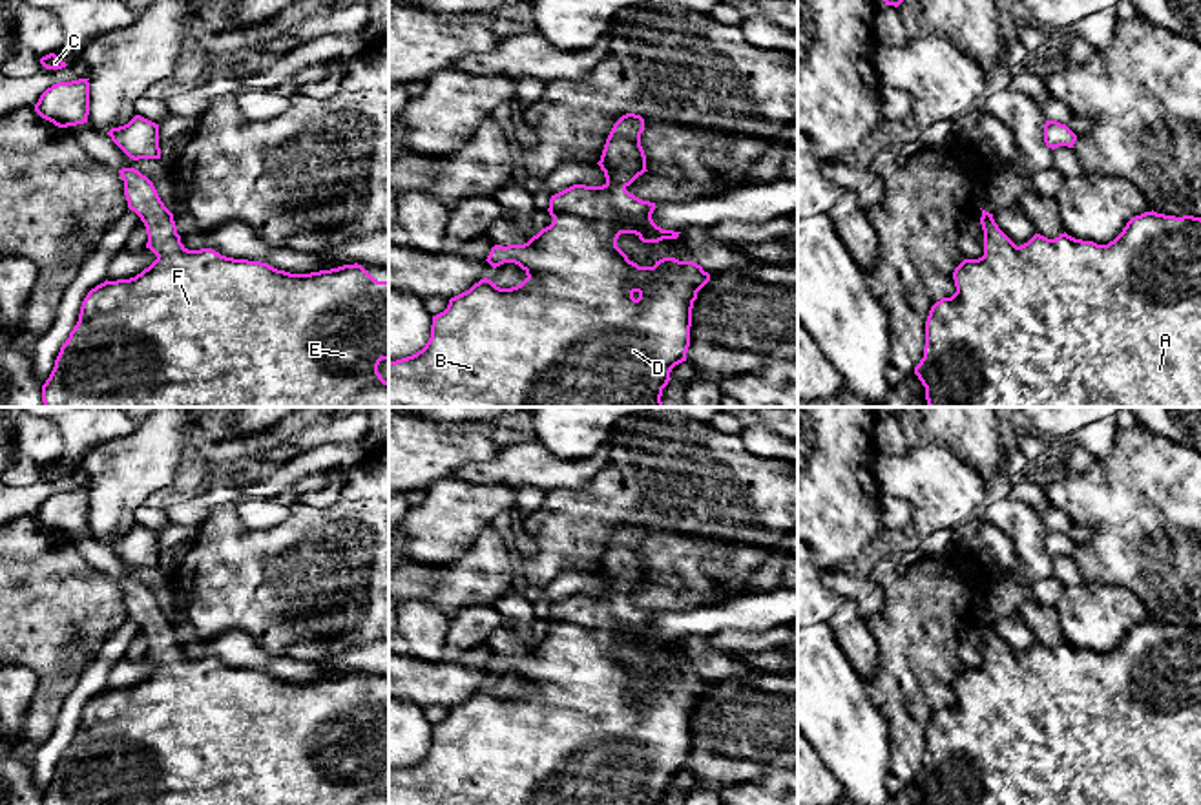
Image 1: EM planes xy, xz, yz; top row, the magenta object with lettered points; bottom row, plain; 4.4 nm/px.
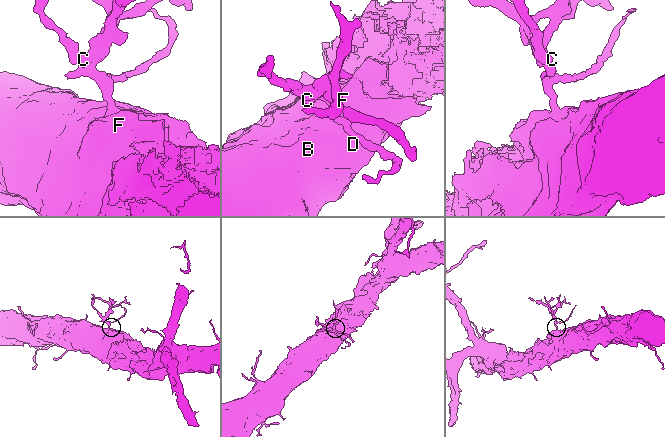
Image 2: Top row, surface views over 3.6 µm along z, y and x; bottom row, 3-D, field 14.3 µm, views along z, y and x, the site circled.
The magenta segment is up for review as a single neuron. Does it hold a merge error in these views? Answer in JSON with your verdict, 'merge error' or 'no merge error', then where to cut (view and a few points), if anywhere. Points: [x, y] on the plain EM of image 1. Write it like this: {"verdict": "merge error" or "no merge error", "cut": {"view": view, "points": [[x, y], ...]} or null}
{"verdict": "no merge error", "cut": null}

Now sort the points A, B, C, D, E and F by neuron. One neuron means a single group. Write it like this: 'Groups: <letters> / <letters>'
Groups: A B C D E F

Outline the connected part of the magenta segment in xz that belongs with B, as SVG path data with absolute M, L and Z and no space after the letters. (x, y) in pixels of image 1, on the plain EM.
M635 522L622 524L611 537L600 570L597 571L604 580L606 591L602 595L573 593L549 608L549 624L553 632L542 637L524 653L495 653L487 664L487 672L496 677L504 672L515 672L526 681L526 688L511 697L500 697L491 688L484 686L469 699L449 708L444 721L433 725L431 747L422 759L413 765L389 770L389 805L663 805L668 794L670 781L675 774L686 770L690 756L692 717L697 701L710 690L710 683L694 670L679 670L675 666L663 666L653 675L639 675L617 655L621 643L635 643L642 652L659 652L663 648L677 648L681 641L663 639L652 628L655 612L642 610L626 597L646 579L646 564L641 555L641 542L644 540L644 528Z

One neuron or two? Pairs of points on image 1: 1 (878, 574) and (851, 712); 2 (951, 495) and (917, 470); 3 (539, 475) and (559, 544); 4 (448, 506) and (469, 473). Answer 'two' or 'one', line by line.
1: two
2: one
3: two
4: two

